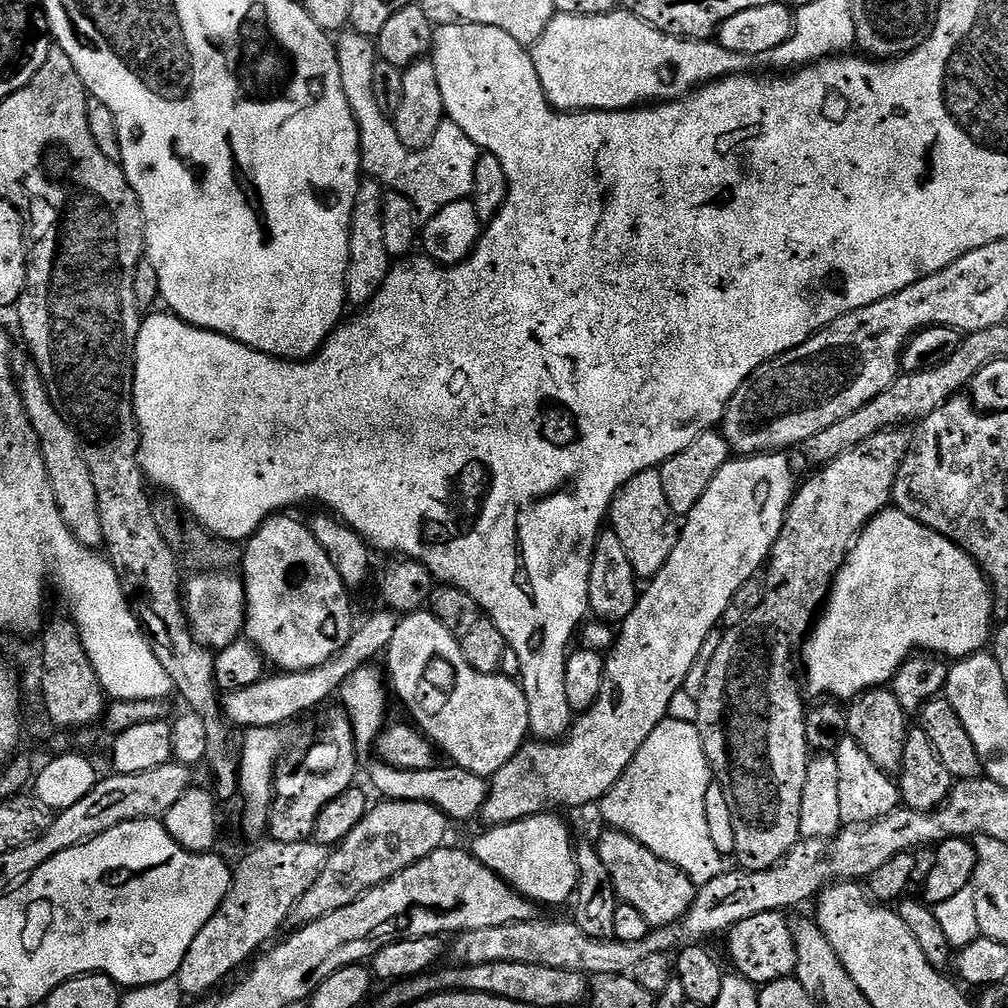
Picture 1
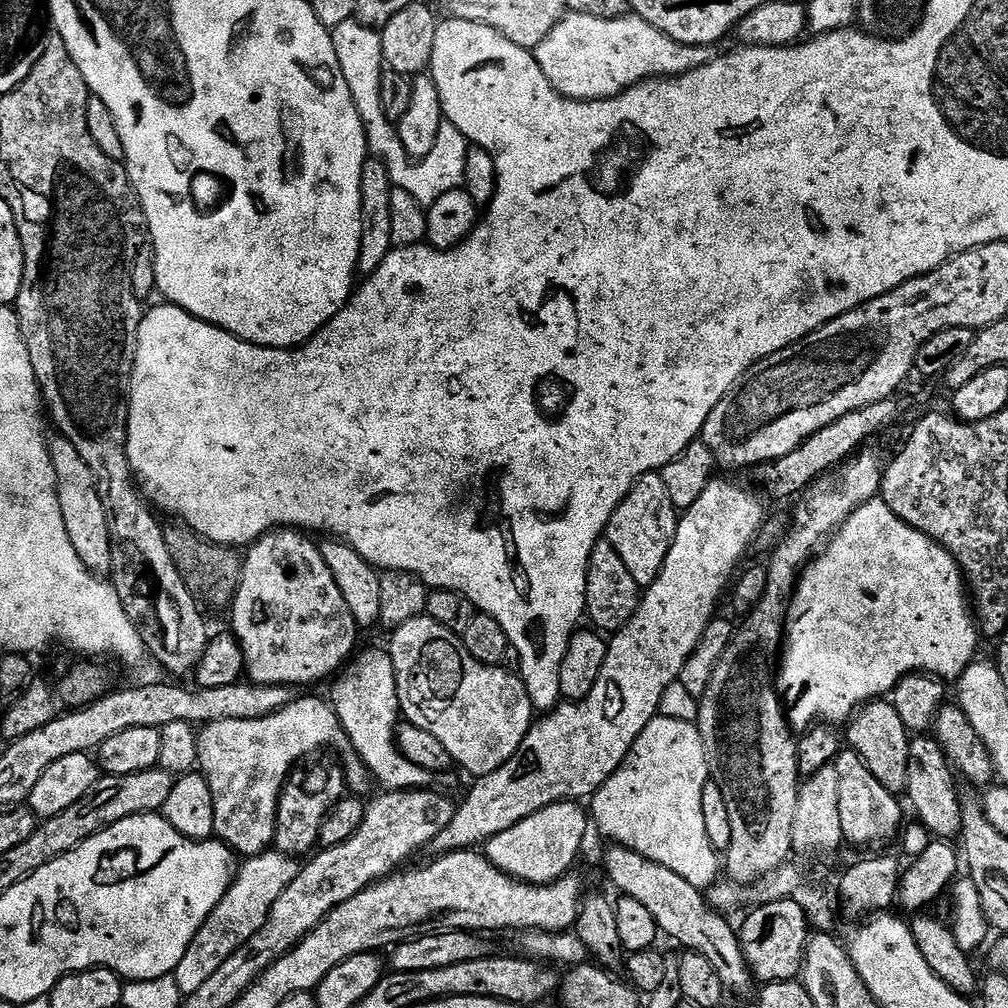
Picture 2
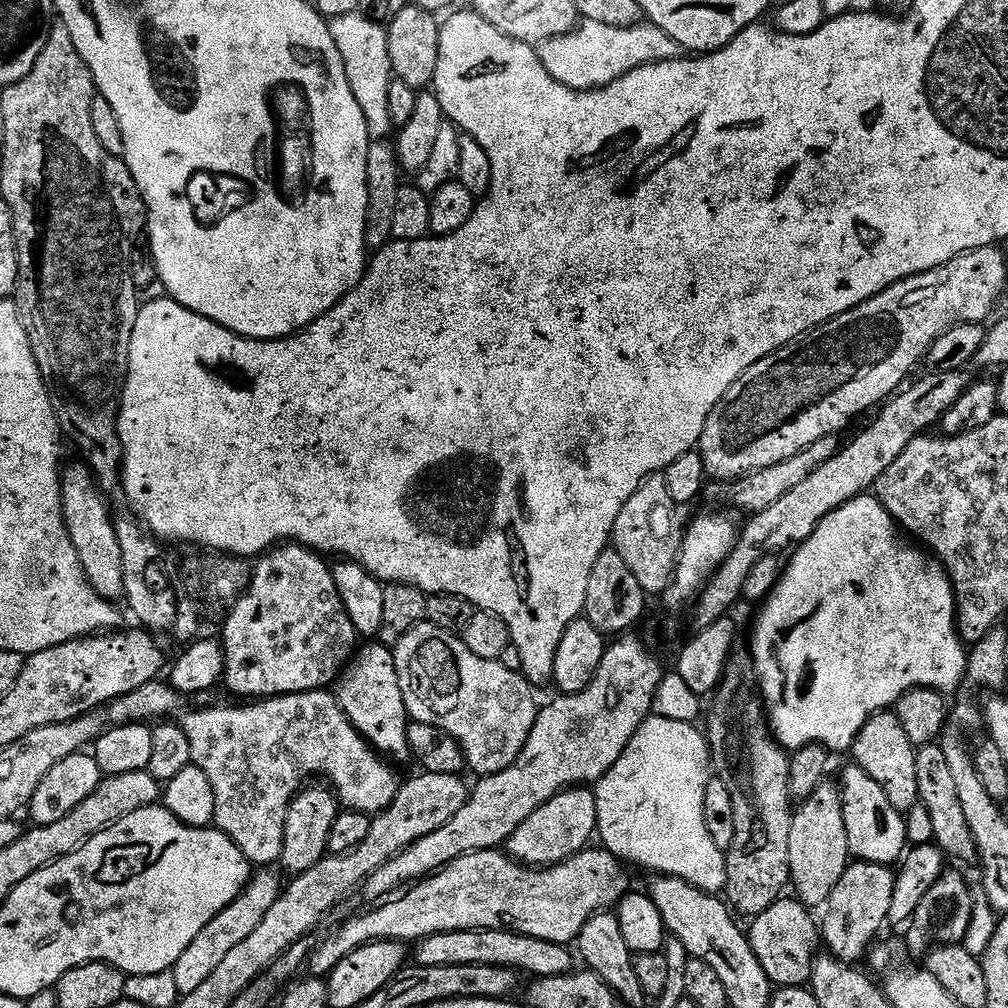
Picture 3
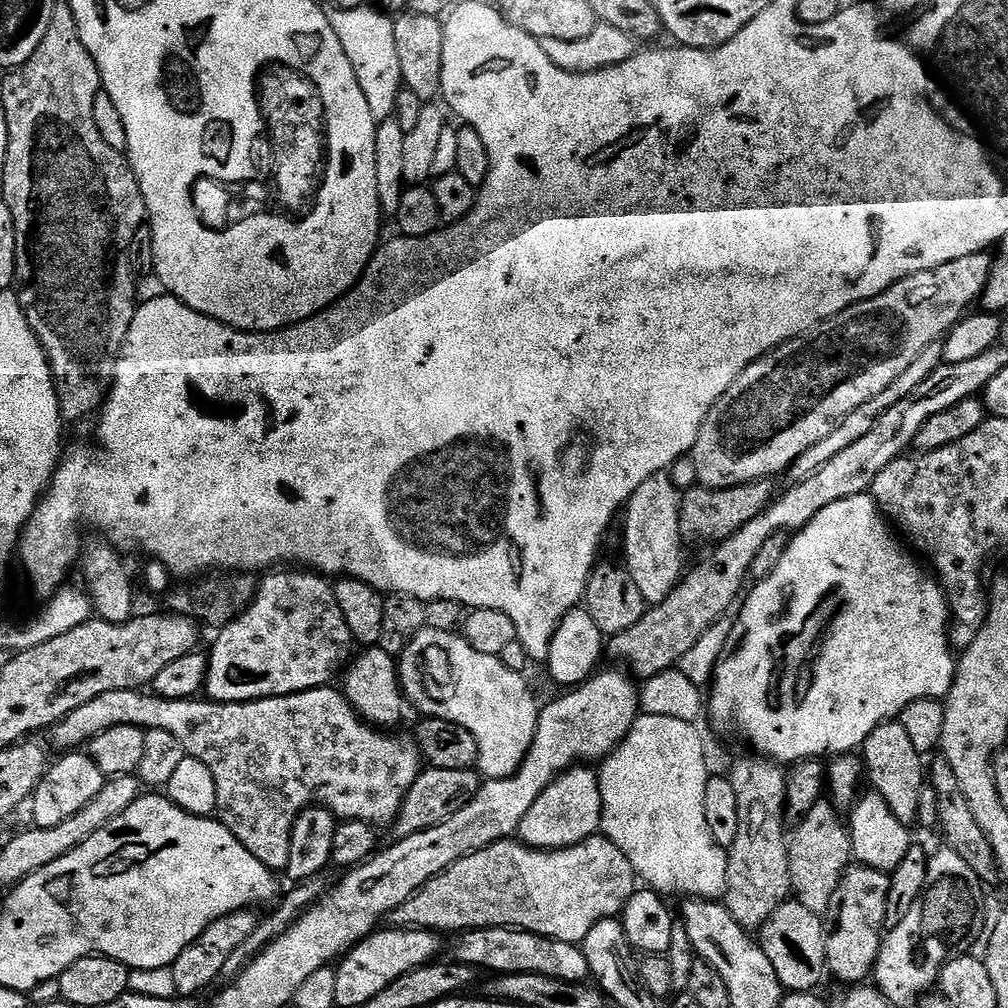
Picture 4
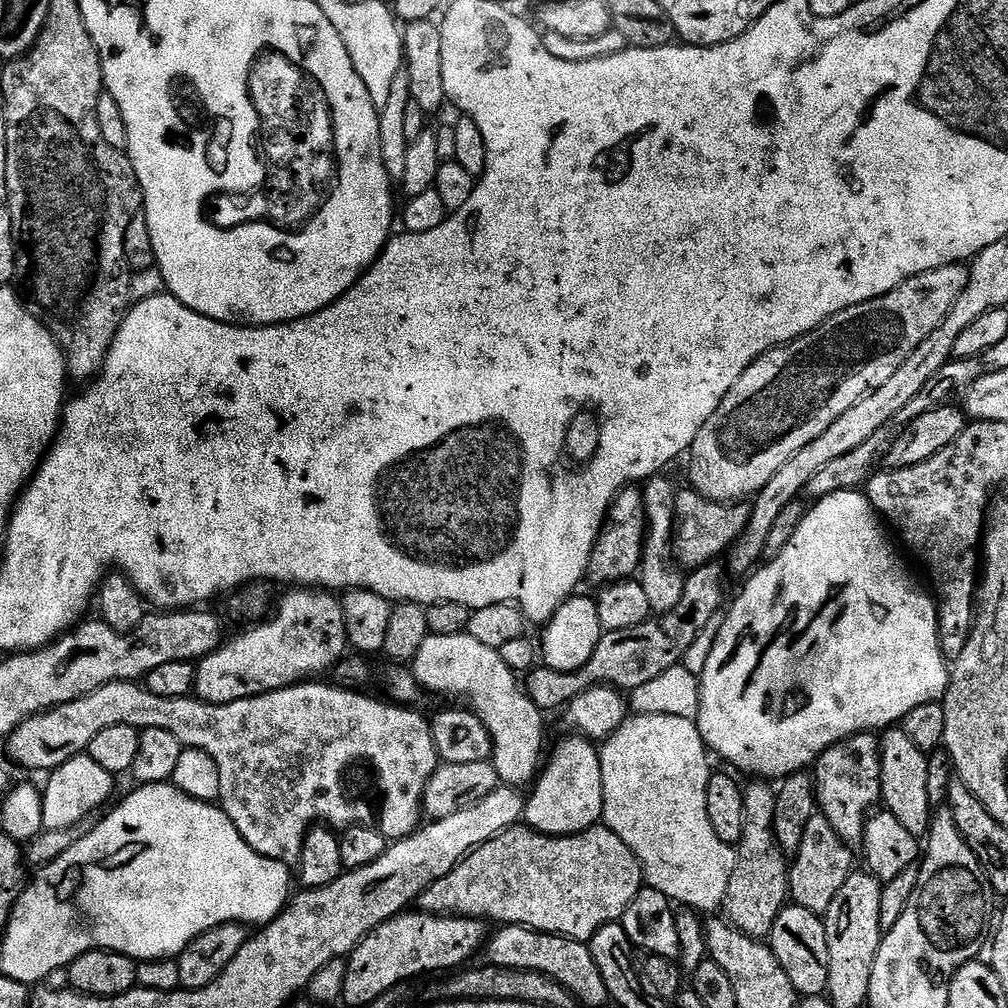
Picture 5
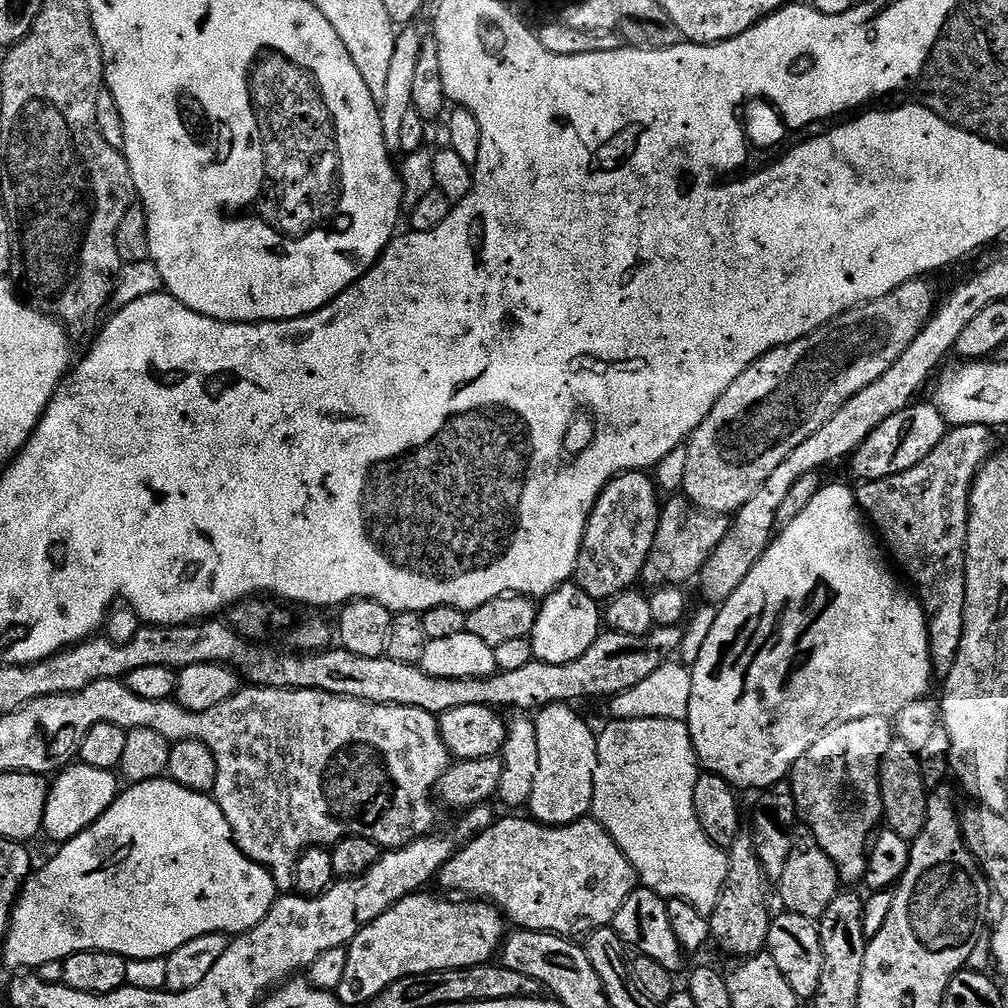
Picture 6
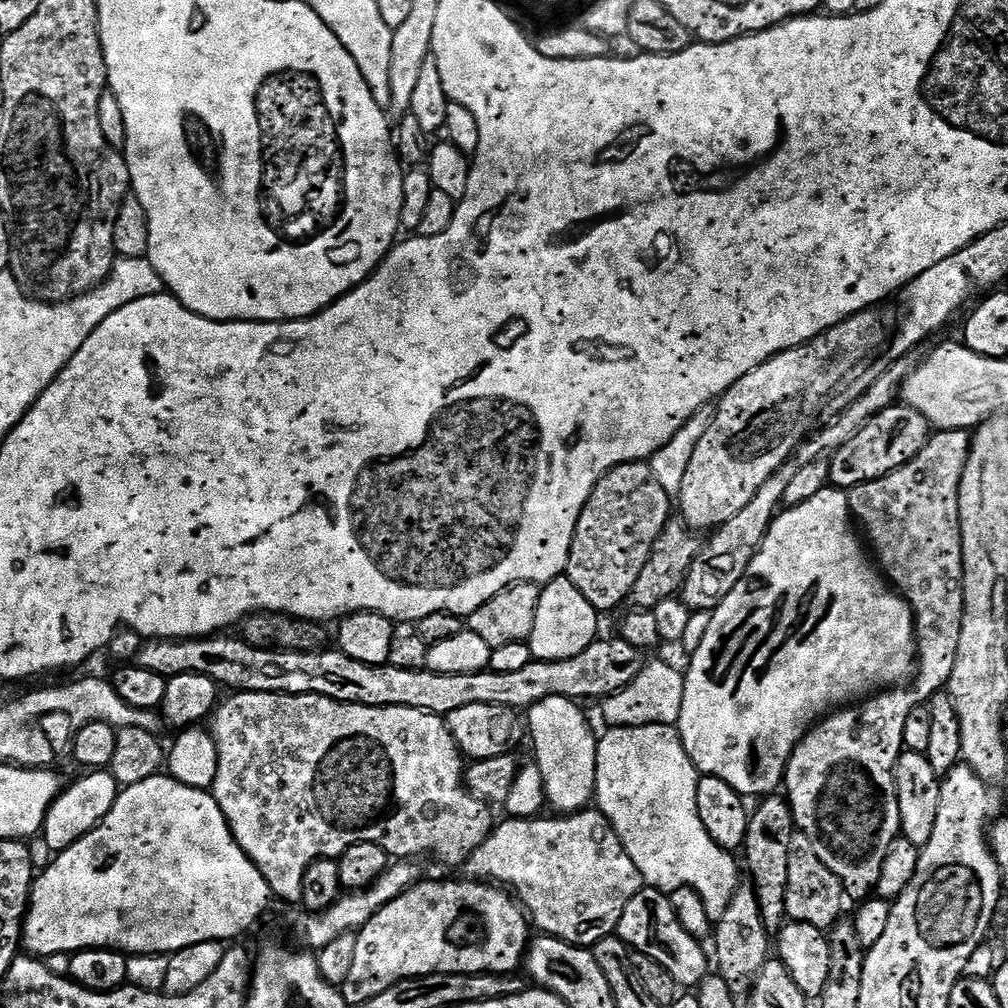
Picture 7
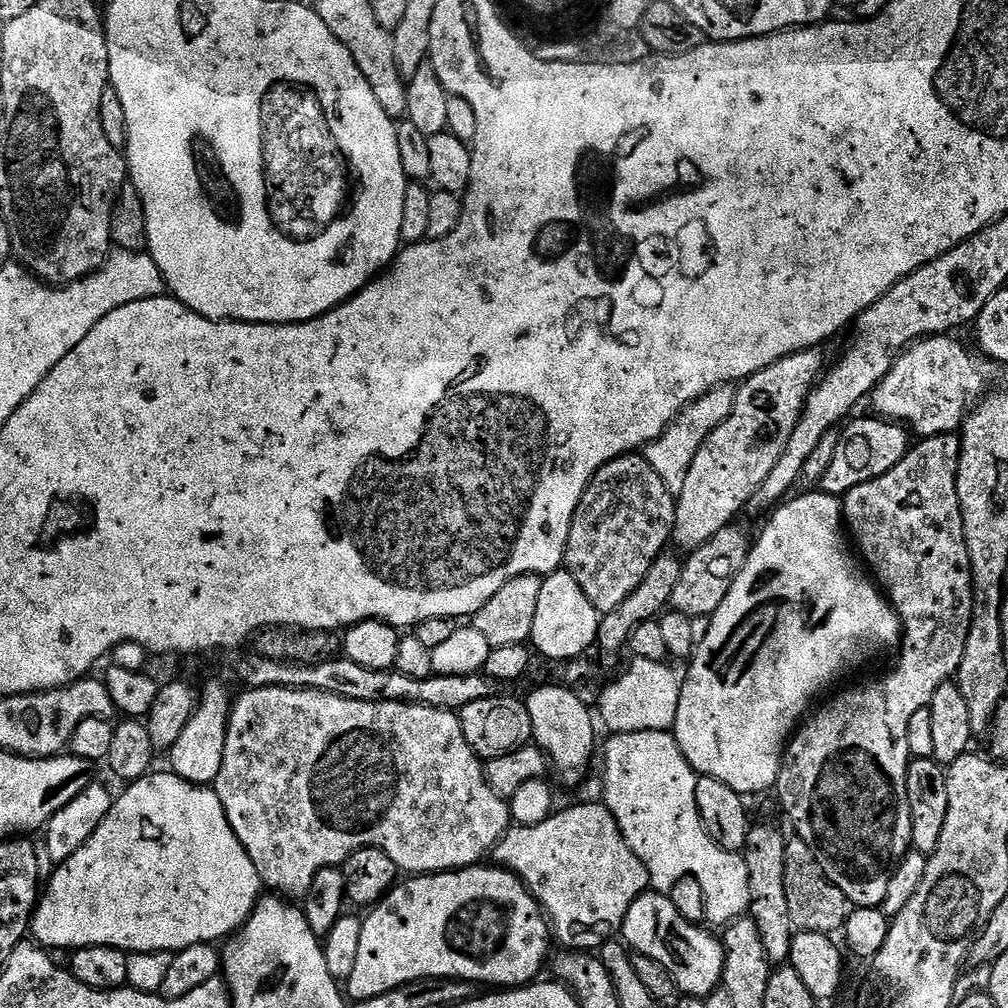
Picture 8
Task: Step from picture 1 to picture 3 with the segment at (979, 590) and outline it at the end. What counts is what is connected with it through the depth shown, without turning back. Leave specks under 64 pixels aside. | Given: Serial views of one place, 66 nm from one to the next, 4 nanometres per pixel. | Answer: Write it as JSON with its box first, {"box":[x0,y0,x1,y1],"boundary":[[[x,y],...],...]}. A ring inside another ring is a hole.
{"box":[752,495,969,753],"boundary":[[[875,495],[856,496],[824,517],[822,523],[814,530],[814,534],[810,534],[810,538],[791,553],[792,561],[789,564],[787,561],[776,588],[769,594],[767,600],[759,605],[760,613],[756,616],[756,629],[752,632],[752,660],[756,663],[756,676],[760,679],[758,692],[766,709],[768,727],[772,729],[772,735],[776,737],[781,748],[795,750],[804,748],[807,744],[825,744],[832,752],[847,753],[858,738],[862,726],[866,726],[868,719],[878,715],[879,712],[891,709],[910,690],[932,688],[936,692],[952,694],[960,683],[962,685],[965,683],[968,675],[969,649],[961,640],[958,631],[956,589],[952,586],[952,579],[935,556],[929,554],[923,547],[907,542],[912,543],[905,539],[896,521]]]}

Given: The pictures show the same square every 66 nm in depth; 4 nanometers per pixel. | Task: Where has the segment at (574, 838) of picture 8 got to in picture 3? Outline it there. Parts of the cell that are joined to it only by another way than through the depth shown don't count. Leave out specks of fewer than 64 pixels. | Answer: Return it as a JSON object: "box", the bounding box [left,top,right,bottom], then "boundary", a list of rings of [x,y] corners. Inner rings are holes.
{"box":[310,846,629,977],"boundary":[[[589,846],[569,860],[551,866],[522,864],[504,850],[471,852],[413,883],[403,894],[373,907],[373,912],[350,917],[317,948],[315,945],[310,972],[327,977],[346,954],[375,940],[419,942],[426,936],[454,930],[504,928],[568,946],[579,937],[591,916],[615,909],[629,894],[627,870],[620,857],[602,846]]]}

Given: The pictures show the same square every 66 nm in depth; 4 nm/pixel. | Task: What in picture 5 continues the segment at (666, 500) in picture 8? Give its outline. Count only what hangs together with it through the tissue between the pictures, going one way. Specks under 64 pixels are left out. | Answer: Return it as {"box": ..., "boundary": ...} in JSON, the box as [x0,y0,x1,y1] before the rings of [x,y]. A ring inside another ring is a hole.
{"box":[586,486,645,586],"boundary":[[[636,486],[623,488],[612,501],[612,507],[609,508],[604,524],[600,527],[600,536],[592,547],[586,573],[587,583],[603,586],[635,577],[640,566],[641,555],[644,553],[645,531],[643,491]]]}

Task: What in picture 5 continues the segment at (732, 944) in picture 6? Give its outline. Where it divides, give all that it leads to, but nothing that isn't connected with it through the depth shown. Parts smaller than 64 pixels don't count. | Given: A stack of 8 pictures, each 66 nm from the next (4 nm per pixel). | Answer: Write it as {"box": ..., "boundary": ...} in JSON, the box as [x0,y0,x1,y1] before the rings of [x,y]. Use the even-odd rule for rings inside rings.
{"box":[722,782,790,938],"boundary":[[[752,782],[749,788],[743,789],[743,793],[742,830],[736,848],[736,865],[728,879],[722,912],[728,923],[739,932],[744,932],[751,938],[767,938],[772,932],[778,914],[790,900],[788,890],[790,864],[785,853],[780,851],[772,830],[775,791],[767,783]]]}

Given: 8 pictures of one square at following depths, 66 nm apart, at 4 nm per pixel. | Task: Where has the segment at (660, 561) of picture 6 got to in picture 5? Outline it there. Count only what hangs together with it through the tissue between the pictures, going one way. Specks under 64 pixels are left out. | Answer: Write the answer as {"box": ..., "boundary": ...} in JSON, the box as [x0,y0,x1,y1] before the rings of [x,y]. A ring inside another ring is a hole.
{"box":[671,486,751,570],"boundary":[[[690,486],[681,487],[676,494],[676,526],[672,534],[671,549],[675,563],[681,569],[691,570],[723,557],[744,535],[751,513],[751,503],[720,504],[716,500],[706,499]]]}

